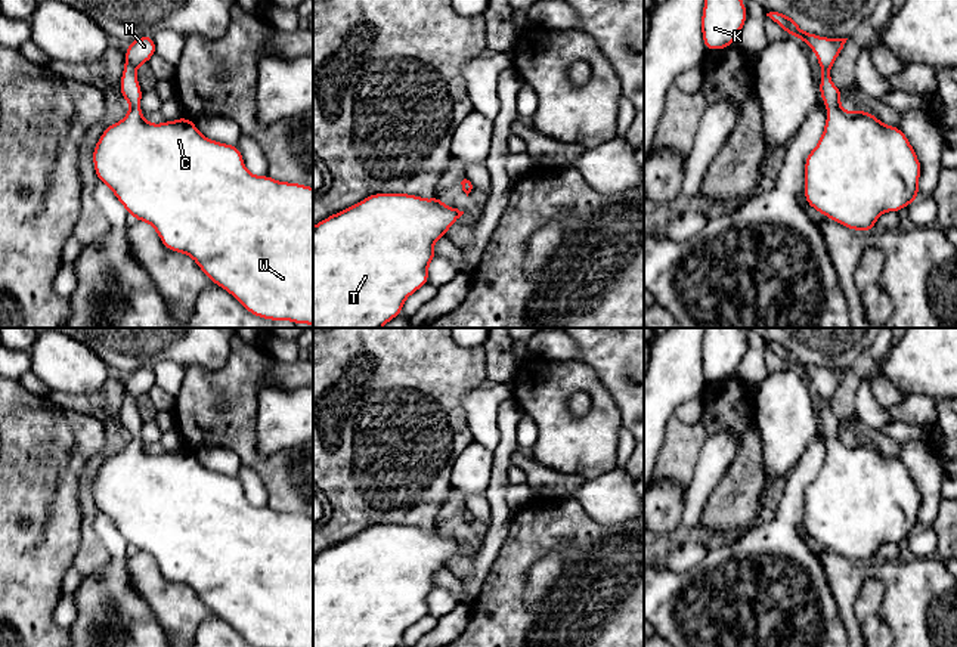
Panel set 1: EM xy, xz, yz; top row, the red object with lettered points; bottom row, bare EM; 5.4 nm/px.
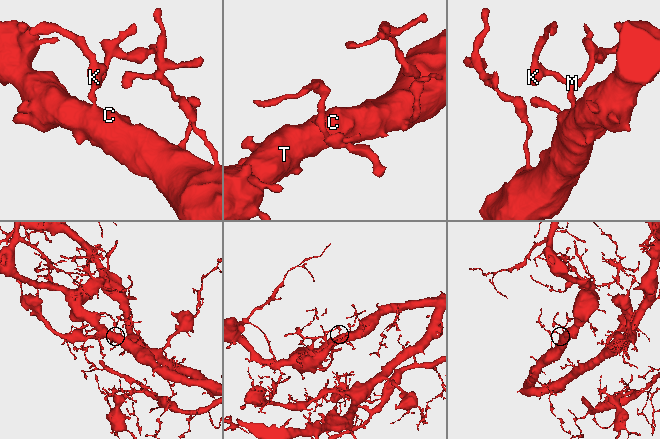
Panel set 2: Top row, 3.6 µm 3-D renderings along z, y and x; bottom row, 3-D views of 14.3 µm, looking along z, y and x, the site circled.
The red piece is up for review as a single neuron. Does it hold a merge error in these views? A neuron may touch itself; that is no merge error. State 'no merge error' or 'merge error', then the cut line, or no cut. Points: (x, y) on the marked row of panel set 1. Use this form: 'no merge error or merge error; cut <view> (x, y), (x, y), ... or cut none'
no merge error; cut none

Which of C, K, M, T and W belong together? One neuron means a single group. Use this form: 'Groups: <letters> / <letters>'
Groups: C K M T W

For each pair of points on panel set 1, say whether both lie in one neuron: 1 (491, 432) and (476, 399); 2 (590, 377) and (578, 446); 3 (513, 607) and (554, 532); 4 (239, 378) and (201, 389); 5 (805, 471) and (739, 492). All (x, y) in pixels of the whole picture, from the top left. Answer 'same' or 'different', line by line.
1: same
2: same
3: same
4: same
5: different

